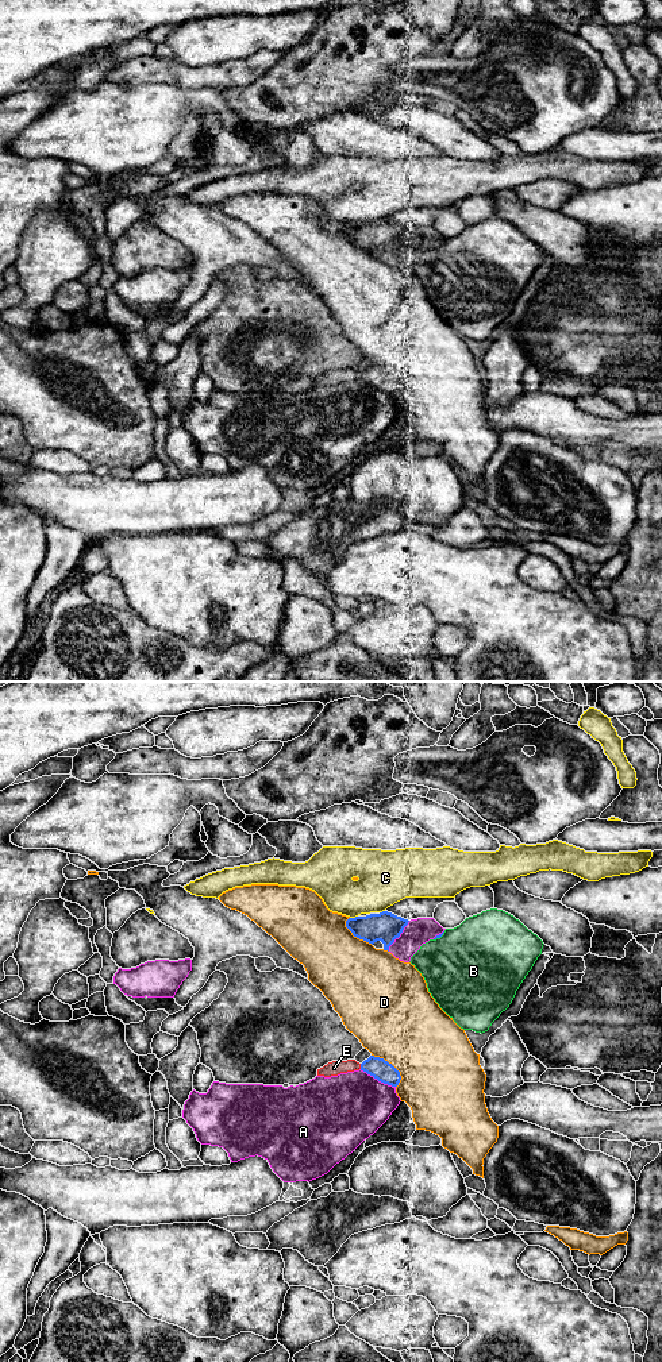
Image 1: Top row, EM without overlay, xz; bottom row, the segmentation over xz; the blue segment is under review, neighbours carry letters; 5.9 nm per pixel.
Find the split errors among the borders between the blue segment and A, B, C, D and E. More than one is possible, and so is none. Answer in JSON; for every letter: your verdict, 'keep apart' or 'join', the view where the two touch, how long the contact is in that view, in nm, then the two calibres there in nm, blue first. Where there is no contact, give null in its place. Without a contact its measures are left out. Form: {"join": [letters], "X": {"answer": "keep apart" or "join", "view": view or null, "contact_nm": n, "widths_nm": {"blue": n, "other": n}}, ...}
{"join": ["E"], "A": {"answer": "keep apart", "view": "xz", "contact_nm": 240, "widths_nm": {"blue": 120, "other": 420}}, "B": {"answer": "keep apart", "view": "xz", "contact_nm": 90, "widths_nm": {"blue": 20, "other": 500}}, "C": {"answer": "keep apart", "view": "xz", "contact_nm": 50, "widths_nm": {"blue": 180, "other": 280}}, "D": {"answer": "keep apart", "view": "xz", "contact_nm": 240, "widths_nm": {"blue": 120, "other": 460}}, "E": {"answer": "join", "view": "xz", "contact_nm": 30, "widths_nm": {"blue": 120, "other": 90}}}

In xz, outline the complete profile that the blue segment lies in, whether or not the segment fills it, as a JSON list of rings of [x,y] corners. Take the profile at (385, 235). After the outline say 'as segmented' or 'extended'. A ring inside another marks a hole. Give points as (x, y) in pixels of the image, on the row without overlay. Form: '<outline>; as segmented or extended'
[[[382,220],[380,223],[349,227],[346,229],[346,236],[354,246],[372,254],[381,250],[384,252],[384,259],[389,261],[389,255],[400,246],[408,231],[408,228]]]; as segmented

